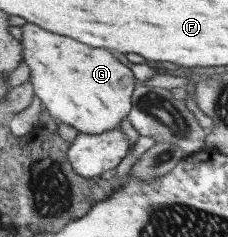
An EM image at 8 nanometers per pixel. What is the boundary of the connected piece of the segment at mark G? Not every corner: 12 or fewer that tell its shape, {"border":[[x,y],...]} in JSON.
{"border":[[29,22],[24,60],[50,116],[120,128],[136,73],[117,53]]}

